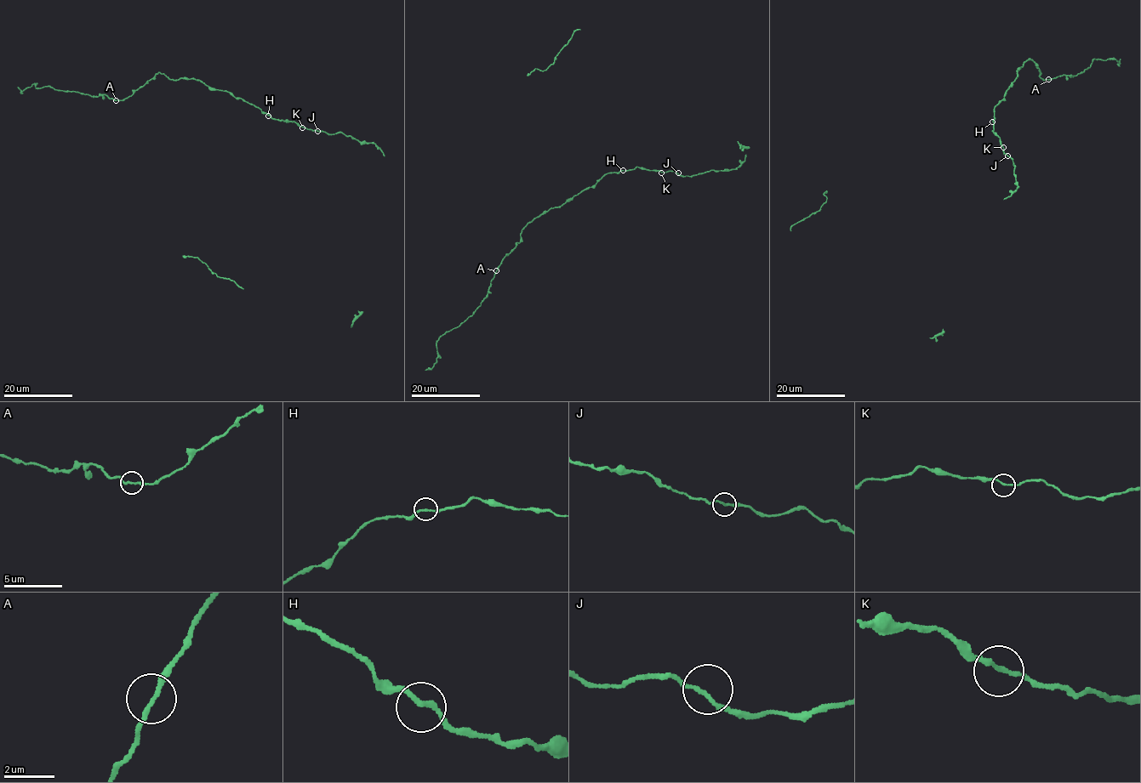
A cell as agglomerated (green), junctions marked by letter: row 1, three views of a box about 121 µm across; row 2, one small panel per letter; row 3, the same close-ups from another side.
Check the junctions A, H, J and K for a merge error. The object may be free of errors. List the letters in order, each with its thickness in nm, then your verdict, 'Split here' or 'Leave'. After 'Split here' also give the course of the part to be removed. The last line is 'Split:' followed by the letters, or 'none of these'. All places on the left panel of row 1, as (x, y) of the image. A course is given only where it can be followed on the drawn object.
A: Thickness 180 nm. Leave
H: Thickness 170 nm. Leave
J: Thickness 140 nm. Leave
K: Thickness 160 nm. Leave
Split: none of these

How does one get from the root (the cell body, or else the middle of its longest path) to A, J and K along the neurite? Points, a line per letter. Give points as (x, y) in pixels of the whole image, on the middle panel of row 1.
A: (617, 173), (606, 174), (595, 185), (534, 218), (522, 229), (519, 242), (504, 256), (496, 271)
J: (617, 173), (639, 167), (678, 173)
K: (617, 173), (639, 167), (661, 173)

